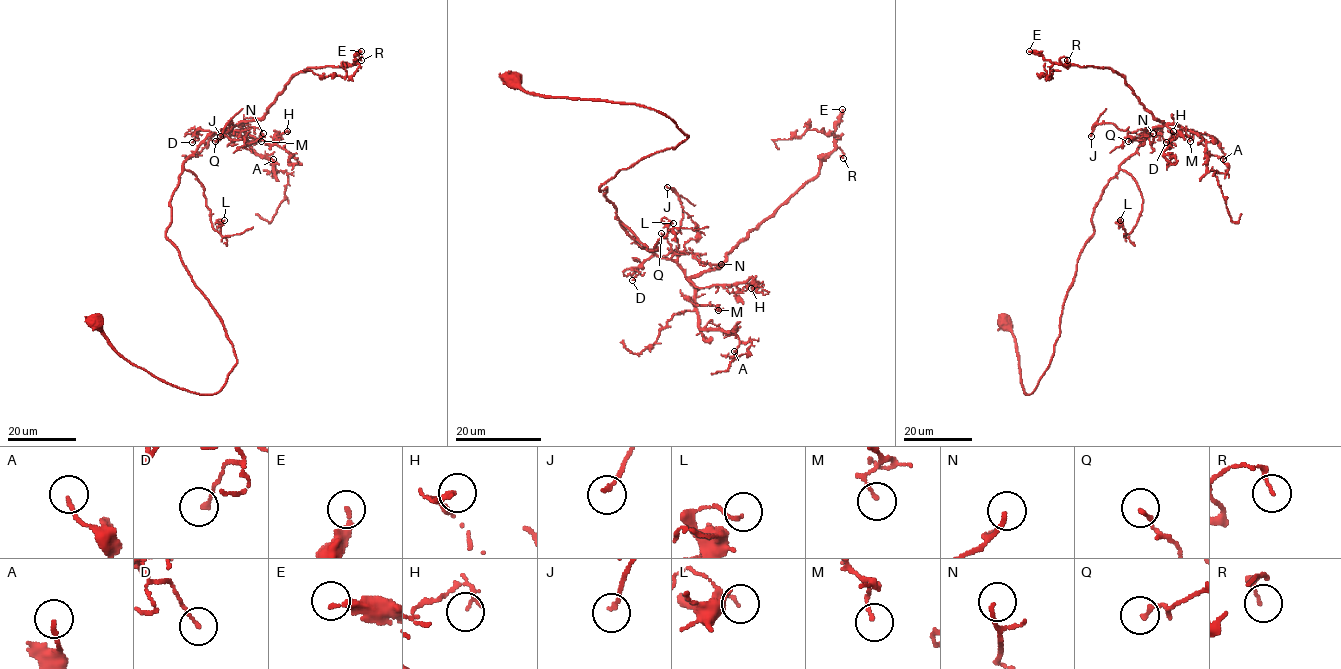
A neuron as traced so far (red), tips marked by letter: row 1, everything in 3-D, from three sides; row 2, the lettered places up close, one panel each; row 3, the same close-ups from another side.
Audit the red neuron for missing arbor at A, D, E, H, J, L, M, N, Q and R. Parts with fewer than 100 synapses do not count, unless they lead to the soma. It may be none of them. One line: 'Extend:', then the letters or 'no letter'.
Extend: E

